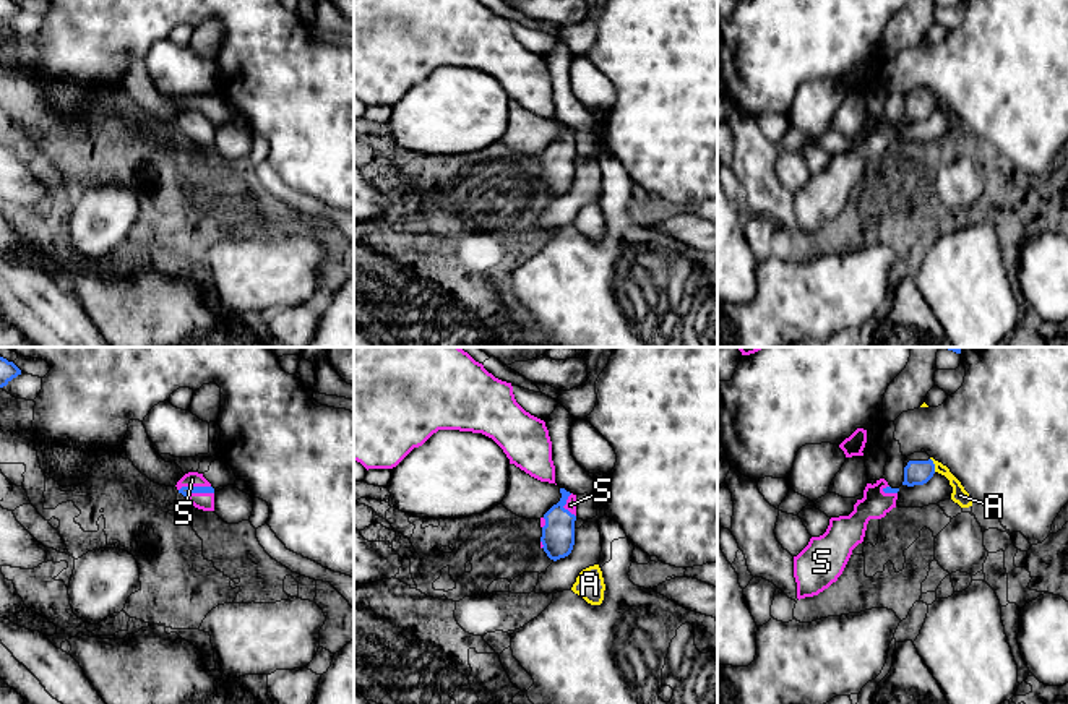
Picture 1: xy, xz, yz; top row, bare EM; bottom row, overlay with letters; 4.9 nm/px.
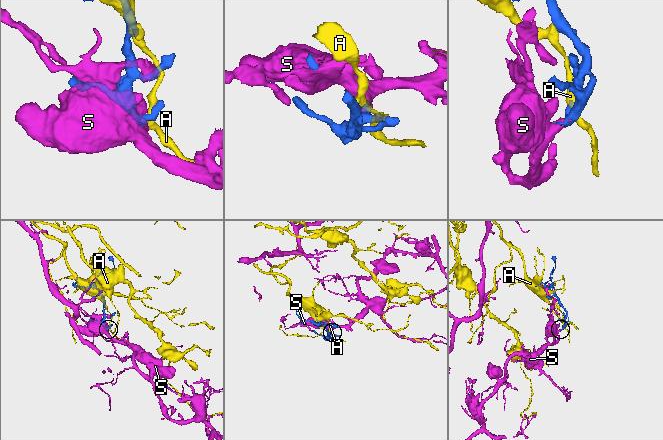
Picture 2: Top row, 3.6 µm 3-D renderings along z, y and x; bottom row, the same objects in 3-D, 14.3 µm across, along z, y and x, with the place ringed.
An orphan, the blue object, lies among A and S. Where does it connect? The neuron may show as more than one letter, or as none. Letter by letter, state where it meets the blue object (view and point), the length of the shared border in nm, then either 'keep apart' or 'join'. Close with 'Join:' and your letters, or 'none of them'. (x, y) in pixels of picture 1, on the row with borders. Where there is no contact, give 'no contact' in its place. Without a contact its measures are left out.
A: yz (934, 464) | 80 nm | keep apart
S: xy (193, 487) | 160 nm | join
Join: S

